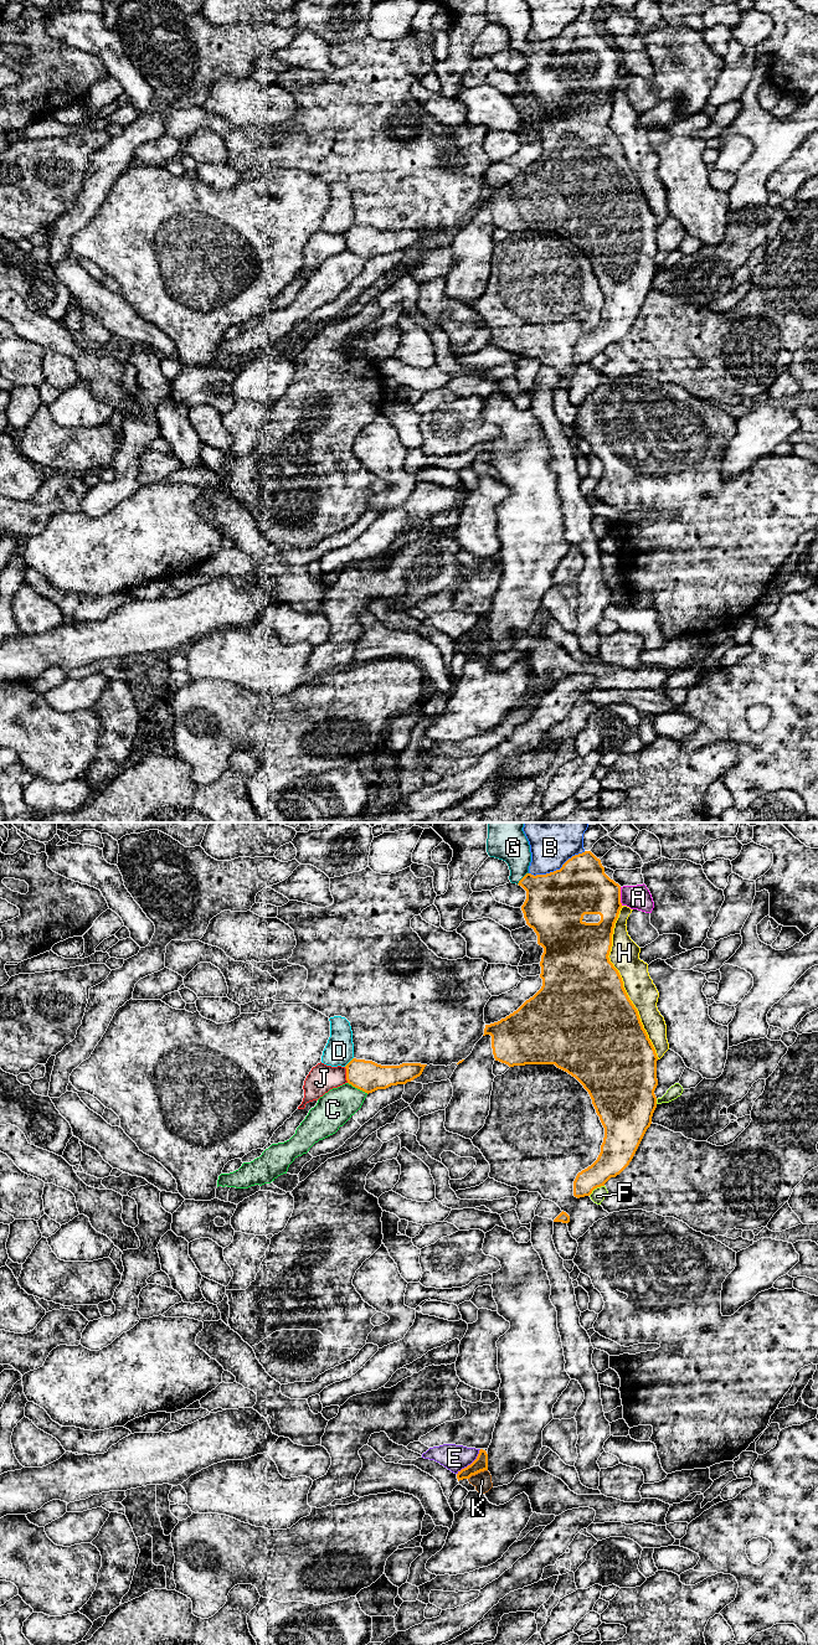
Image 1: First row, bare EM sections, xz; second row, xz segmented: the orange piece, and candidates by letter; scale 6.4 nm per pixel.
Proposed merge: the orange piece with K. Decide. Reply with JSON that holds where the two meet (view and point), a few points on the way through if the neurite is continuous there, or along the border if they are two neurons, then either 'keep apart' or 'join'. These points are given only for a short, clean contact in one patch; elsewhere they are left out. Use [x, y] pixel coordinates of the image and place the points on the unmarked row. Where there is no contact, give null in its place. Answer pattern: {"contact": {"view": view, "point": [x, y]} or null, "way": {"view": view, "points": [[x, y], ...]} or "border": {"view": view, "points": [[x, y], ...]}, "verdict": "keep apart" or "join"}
{"contact": {"view": "xz", "point": [477, 639]}, "border": {"view": "xz", "points": [[487, 635], [473, 640], [468, 645]]}, "verdict": "keep apart"}

